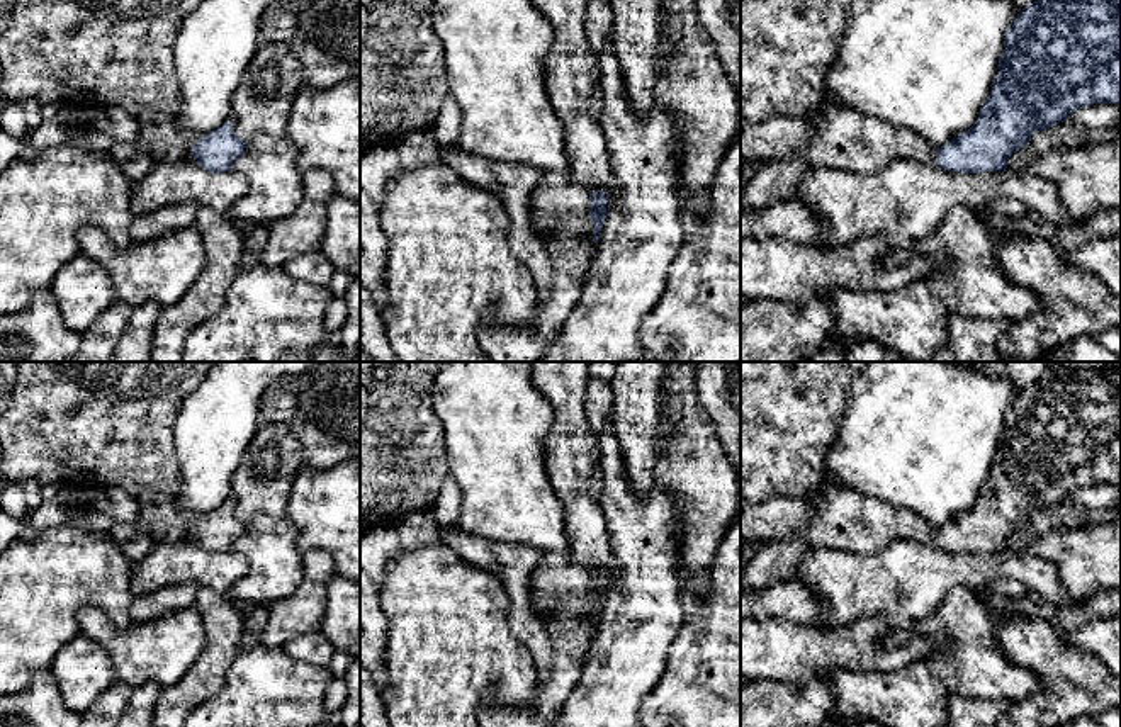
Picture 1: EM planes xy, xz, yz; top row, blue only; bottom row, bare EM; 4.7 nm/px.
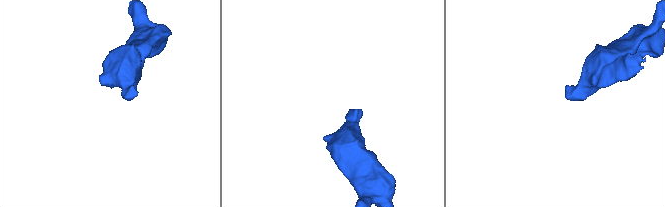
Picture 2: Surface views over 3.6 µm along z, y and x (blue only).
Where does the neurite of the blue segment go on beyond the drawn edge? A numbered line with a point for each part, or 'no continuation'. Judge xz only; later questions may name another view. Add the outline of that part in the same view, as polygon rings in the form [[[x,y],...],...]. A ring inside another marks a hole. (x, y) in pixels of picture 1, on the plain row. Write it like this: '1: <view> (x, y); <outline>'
no continuation

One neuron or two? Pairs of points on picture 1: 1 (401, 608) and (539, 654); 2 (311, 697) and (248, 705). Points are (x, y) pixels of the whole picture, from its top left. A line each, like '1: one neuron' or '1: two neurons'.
1: two neurons
2: one neuron

